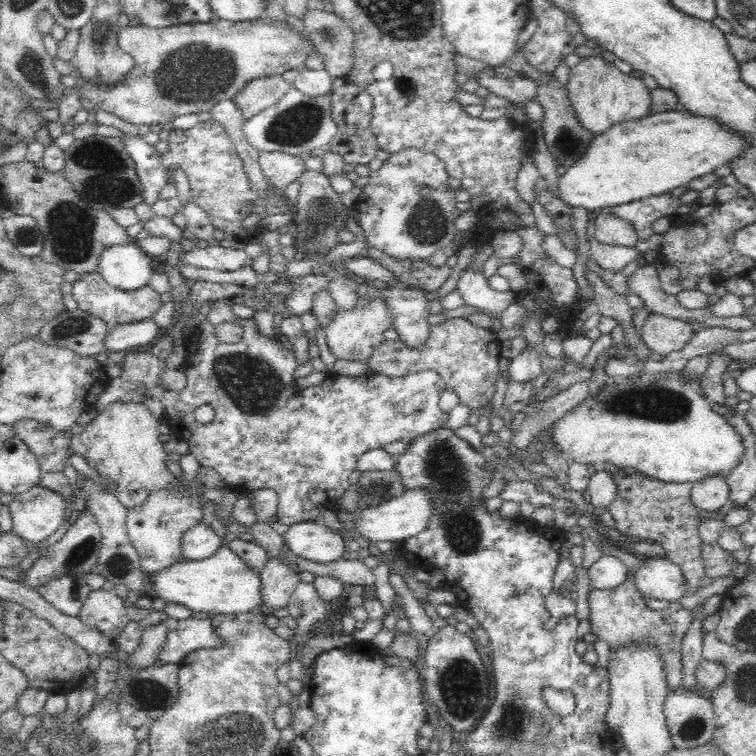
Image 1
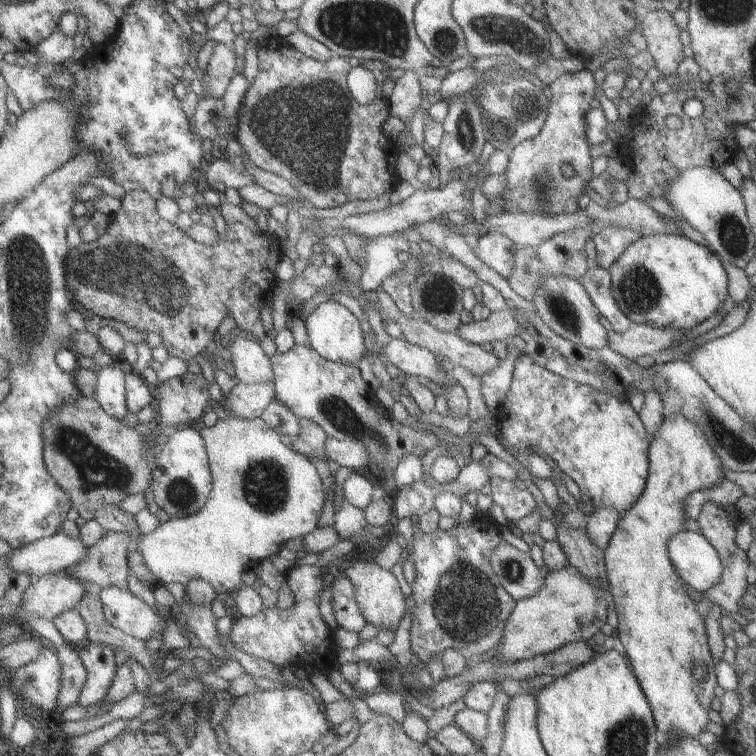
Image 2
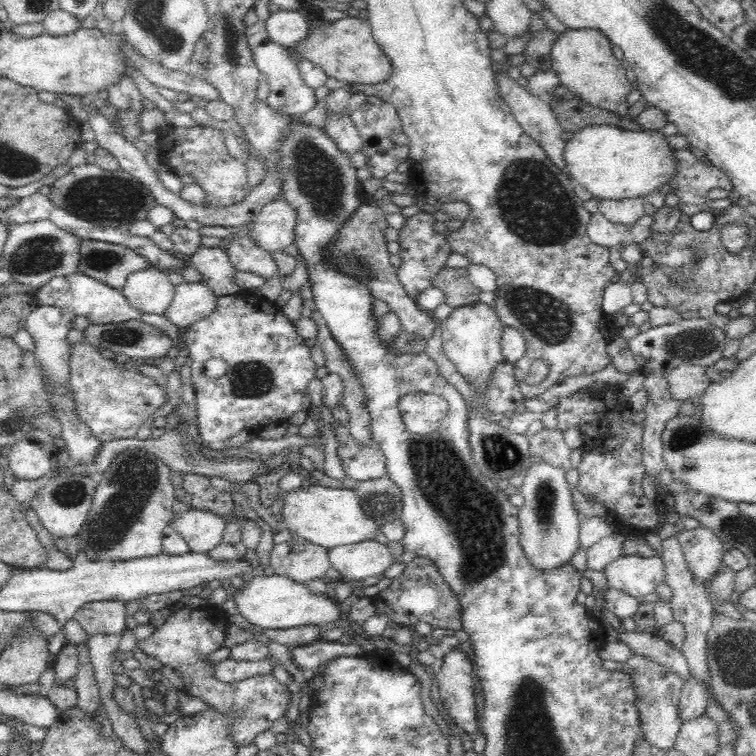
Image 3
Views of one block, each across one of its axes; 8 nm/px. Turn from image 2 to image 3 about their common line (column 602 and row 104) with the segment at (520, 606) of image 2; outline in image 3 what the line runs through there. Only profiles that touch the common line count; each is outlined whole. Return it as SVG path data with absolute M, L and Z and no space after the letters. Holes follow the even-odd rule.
M594 28L567 29L560 33L551 49L551 67L556 71L559 87L595 107L613 111L621 118L629 116L626 95L632 86L626 79L622 63L613 54L608 37Z

